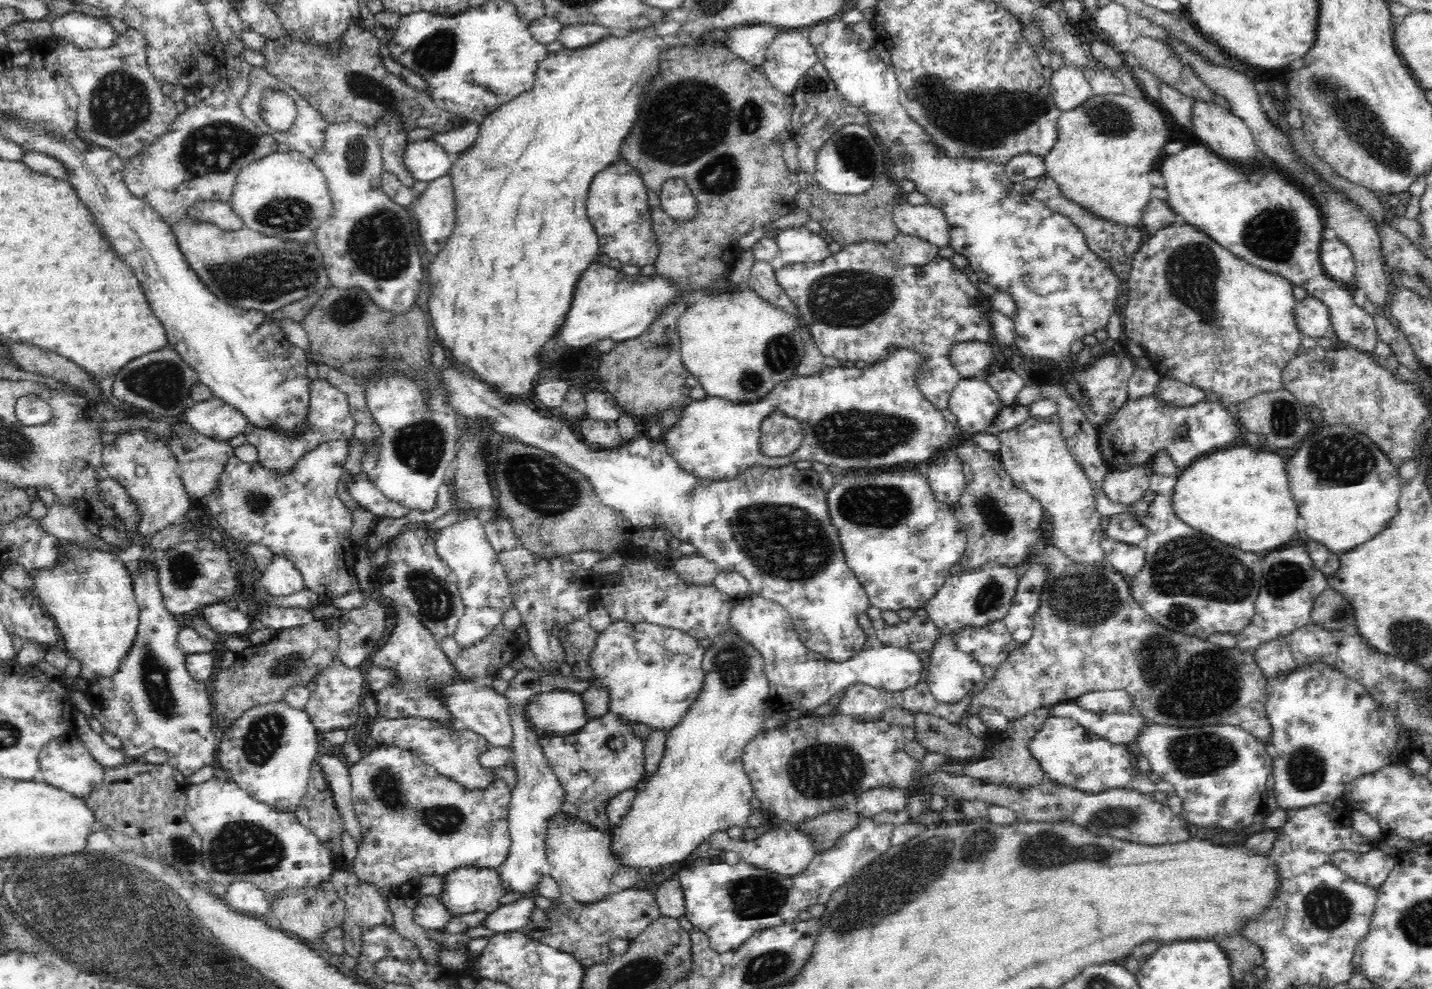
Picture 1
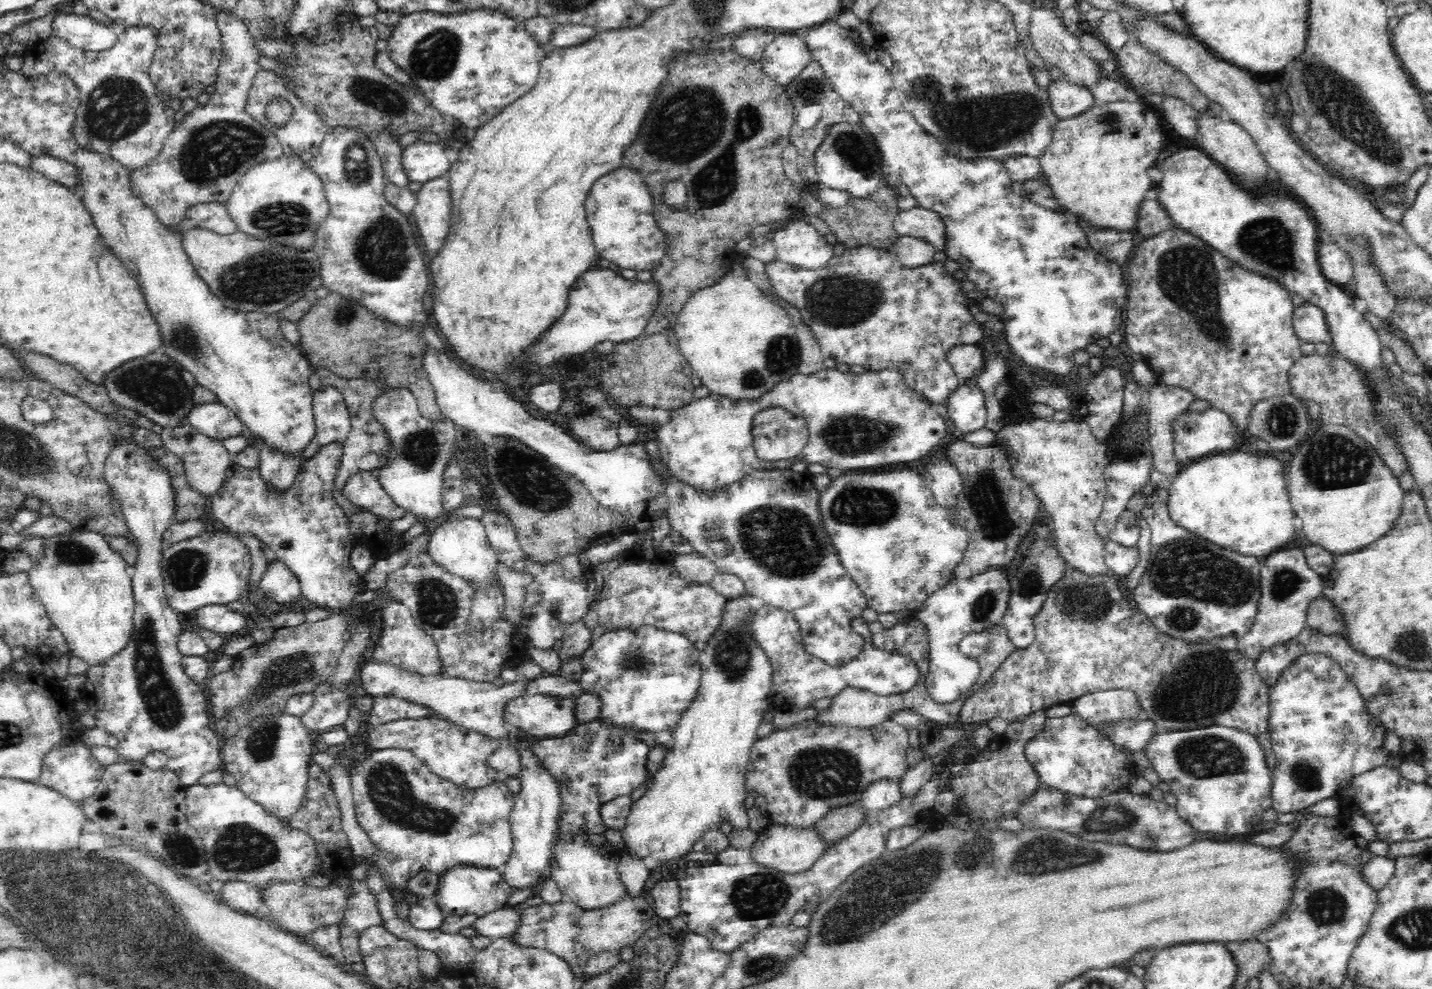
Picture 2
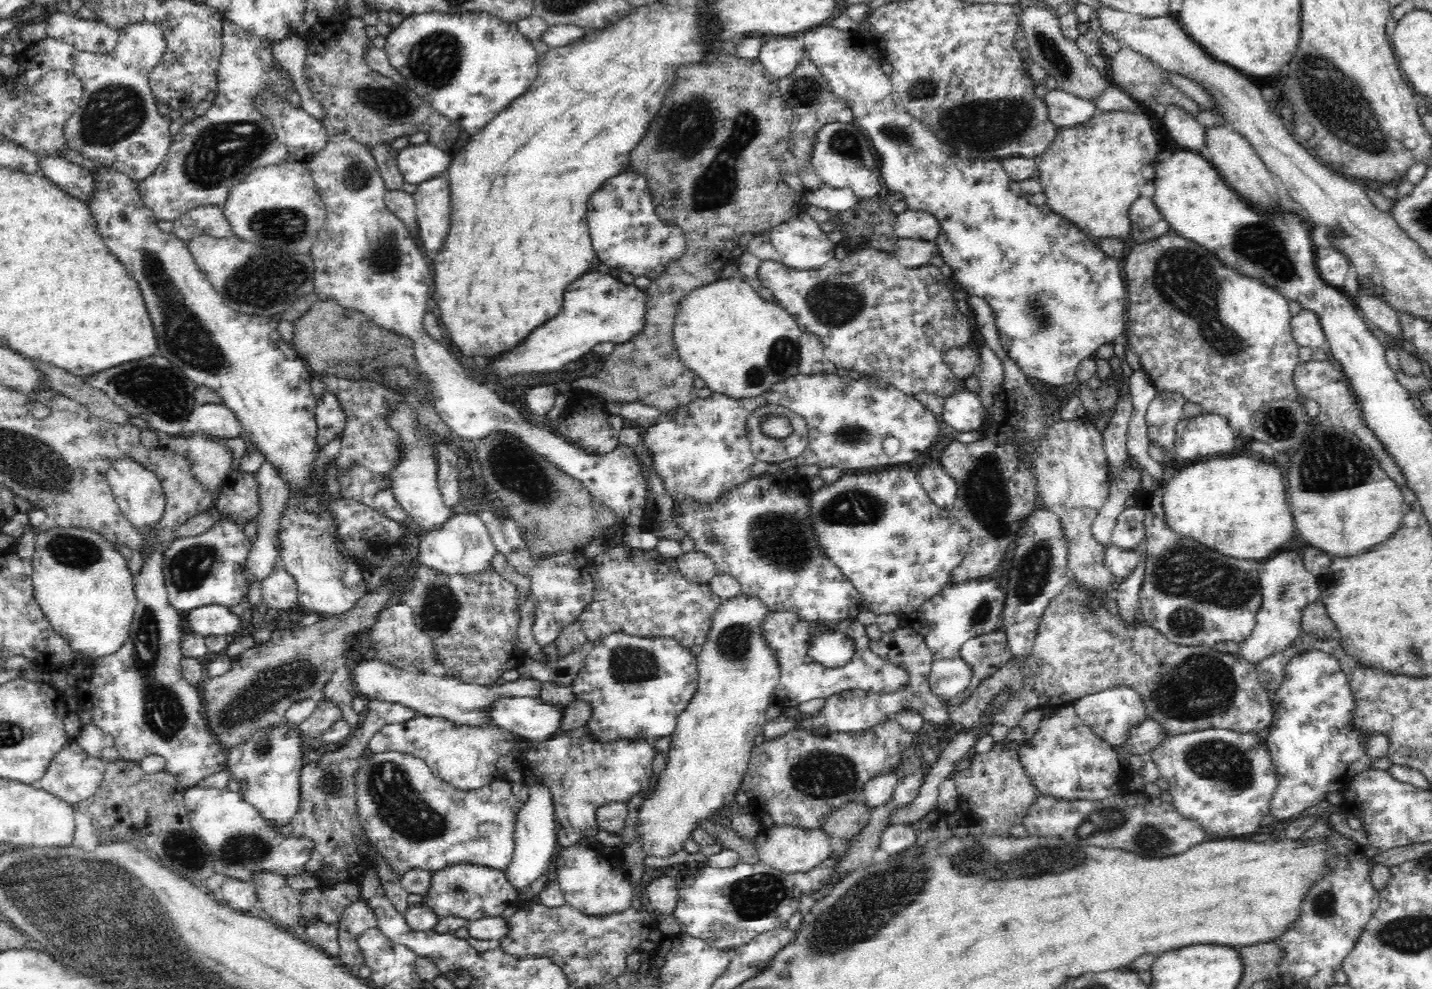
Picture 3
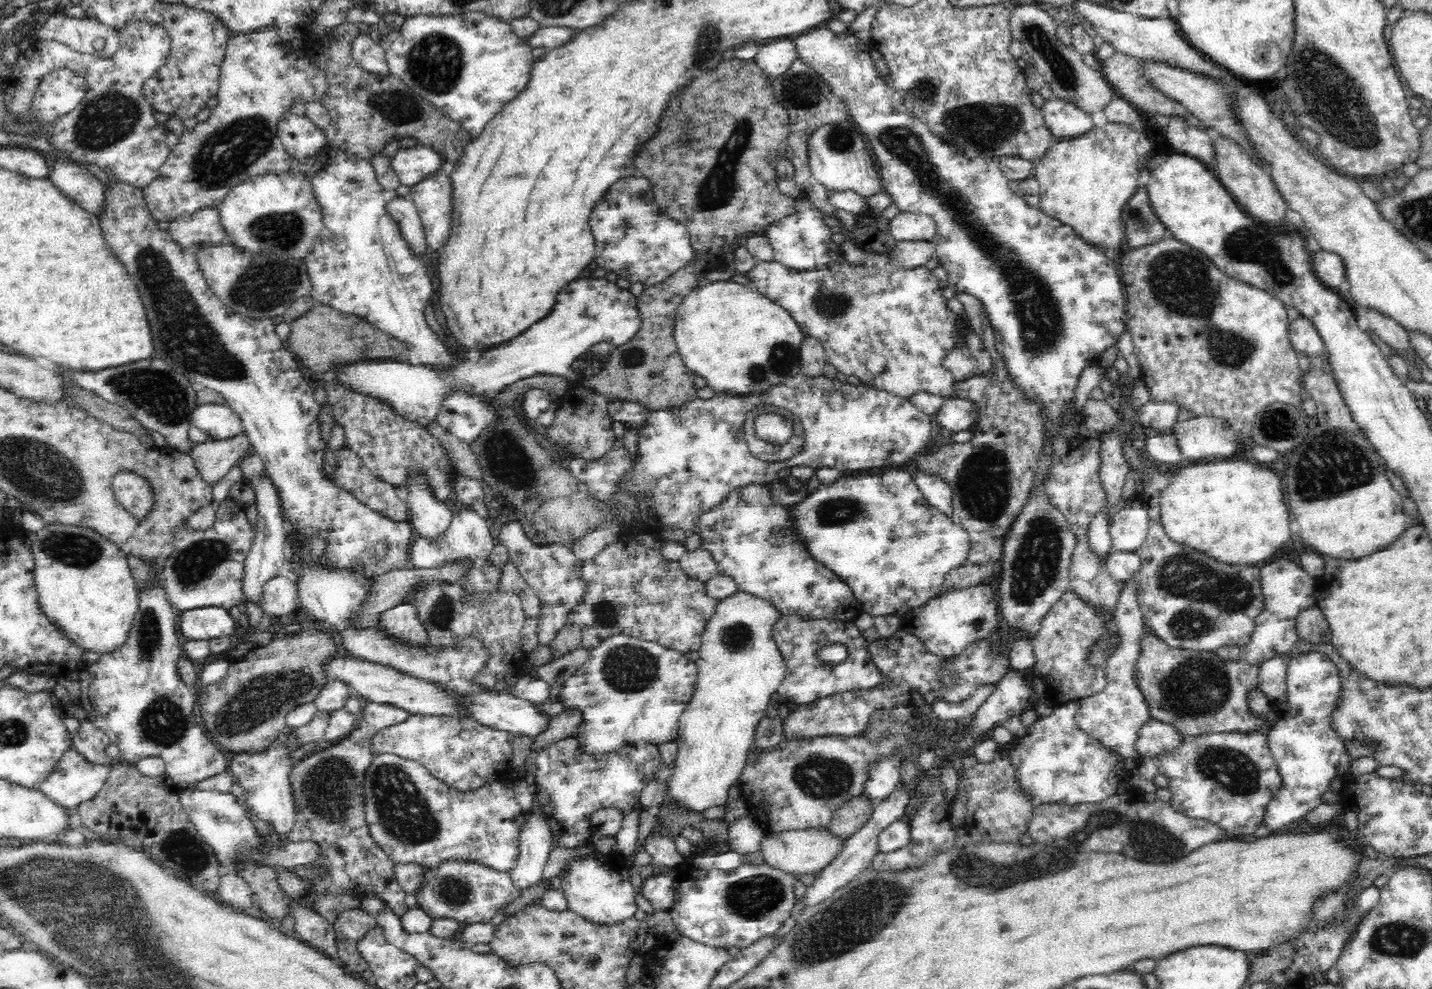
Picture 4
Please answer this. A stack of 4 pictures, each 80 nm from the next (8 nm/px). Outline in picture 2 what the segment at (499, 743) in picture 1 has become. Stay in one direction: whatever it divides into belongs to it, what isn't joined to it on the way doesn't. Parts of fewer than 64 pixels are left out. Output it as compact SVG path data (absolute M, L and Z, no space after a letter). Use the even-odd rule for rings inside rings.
M374 660L361 666L360 675L357 677L361 684L362 693L372 698L395 695L399 698L424 703L428 705L428 708L435 710L435 715L441 719L479 732L492 740L504 740L504 738L508 740L510 729L506 727L503 709L509 701L522 696L522 692L528 691L532 687L528 684L528 680L520 679L514 683L497 687L493 683L448 677L445 674L418 676L396 666L380 664Z

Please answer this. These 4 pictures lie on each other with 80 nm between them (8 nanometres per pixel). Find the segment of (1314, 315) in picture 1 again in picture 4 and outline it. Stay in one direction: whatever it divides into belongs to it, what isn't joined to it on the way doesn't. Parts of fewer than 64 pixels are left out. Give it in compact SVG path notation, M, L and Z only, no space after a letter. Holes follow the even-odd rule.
M1300 314L1299 318L1290 321L1290 336L1294 352L1306 354L1310 358L1318 357L1326 352L1324 339L1318 333L1312 319Z

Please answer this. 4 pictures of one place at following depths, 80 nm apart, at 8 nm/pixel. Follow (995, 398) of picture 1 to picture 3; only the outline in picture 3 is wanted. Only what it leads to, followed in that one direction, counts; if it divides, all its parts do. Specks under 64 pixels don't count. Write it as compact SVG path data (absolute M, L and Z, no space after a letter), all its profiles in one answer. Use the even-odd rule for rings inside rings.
M965 387L945 398L942 421L960 432L981 430L986 424L985 406L979 394Z

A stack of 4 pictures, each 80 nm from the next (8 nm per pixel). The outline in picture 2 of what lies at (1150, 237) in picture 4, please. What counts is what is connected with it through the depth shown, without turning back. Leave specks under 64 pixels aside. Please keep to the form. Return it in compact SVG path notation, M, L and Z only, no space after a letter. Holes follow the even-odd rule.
M1158 198L1144 200L1134 230L1142 240L1158 234L1160 231L1176 227L1176 223L1172 220Z

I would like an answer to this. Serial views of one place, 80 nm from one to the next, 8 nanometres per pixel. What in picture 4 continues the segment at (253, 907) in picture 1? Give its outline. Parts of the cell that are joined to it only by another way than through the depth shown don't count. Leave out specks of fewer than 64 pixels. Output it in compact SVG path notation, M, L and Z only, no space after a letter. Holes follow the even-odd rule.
M227 874L221 876L219 888L214 891L214 898L234 908L250 908L255 894L242 877Z

